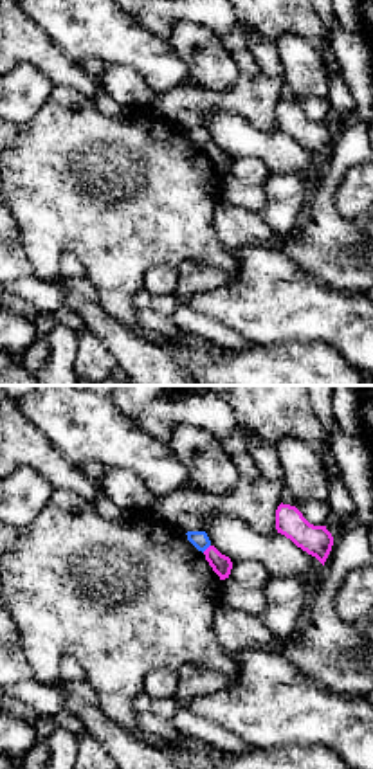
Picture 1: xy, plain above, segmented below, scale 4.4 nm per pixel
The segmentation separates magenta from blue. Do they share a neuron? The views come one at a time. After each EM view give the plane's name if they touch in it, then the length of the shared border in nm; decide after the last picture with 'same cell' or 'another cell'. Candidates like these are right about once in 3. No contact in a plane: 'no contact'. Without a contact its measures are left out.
meets magenta in xy; contact 50 nm long

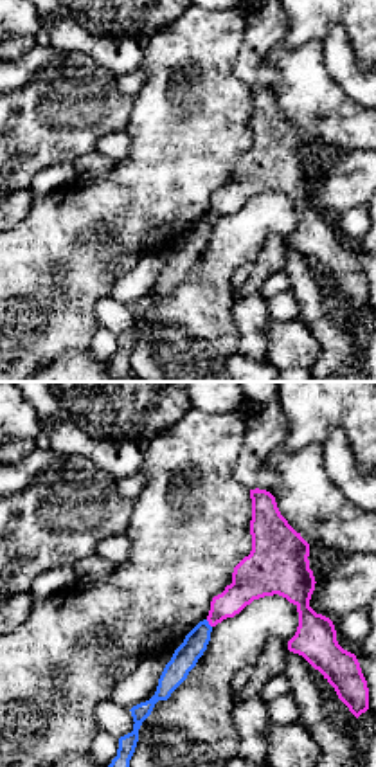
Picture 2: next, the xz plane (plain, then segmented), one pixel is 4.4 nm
meets magenta in xz; contact 50 nm long

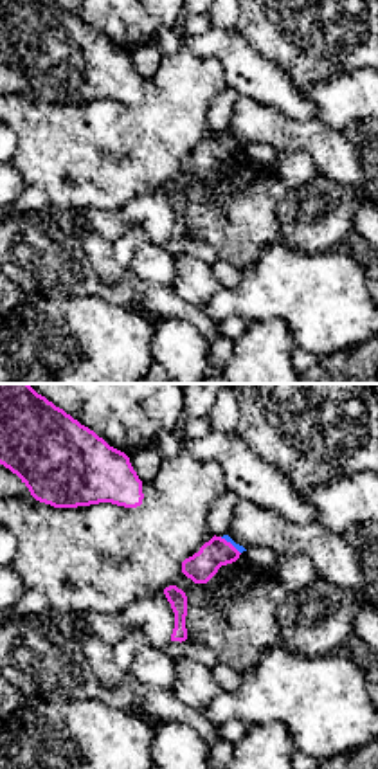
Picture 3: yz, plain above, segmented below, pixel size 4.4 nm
meets magenta in yz; contact 120 nm long

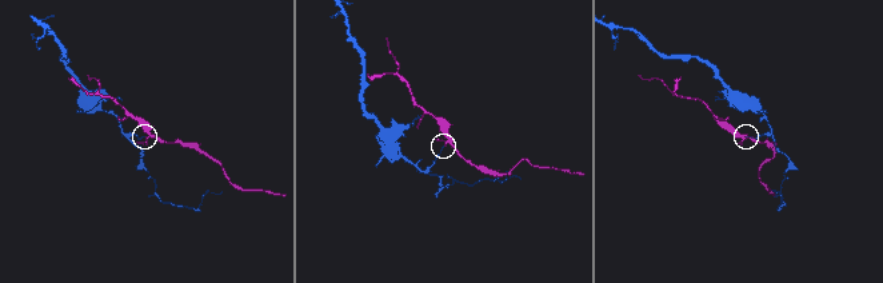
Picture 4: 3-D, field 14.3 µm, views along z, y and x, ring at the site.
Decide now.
another cell

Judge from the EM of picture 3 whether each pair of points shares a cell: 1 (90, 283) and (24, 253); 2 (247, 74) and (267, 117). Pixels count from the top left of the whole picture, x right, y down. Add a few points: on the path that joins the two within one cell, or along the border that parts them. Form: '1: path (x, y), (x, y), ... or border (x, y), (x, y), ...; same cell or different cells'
1: path (74, 280), (40, 256); same cell
2: border (240, 96), (249, 96), (299, 119); different cells

